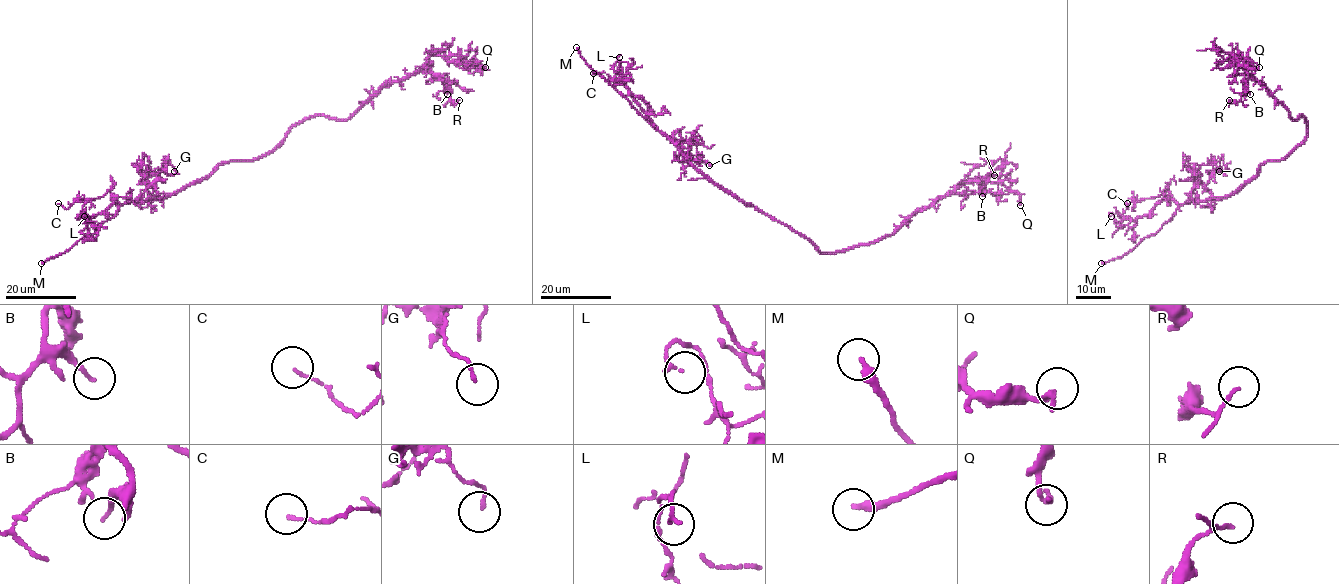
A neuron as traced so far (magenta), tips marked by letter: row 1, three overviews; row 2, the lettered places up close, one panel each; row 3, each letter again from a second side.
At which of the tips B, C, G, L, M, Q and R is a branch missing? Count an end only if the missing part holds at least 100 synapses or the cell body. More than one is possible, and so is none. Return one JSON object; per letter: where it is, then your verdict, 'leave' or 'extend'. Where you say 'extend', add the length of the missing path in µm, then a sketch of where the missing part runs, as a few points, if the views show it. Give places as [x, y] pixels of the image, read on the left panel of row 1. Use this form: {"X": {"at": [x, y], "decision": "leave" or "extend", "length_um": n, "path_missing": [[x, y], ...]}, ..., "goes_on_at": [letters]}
{"B": {"at": [447, 94], "decision": "leave"}, "C": {"at": [58, 203], "decision": "leave"}, "G": {"at": [174, 171], "decision": "leave"}, "L": {"at": [84, 216], "decision": "leave"}, "M": {"at": [41, 263], "decision": "extend", "length_um": 45}, "Q": {"at": [485, 67], "decision": "leave"}, "R": {"at": [459, 100], "decision": "leave"}, "goes_on_at": ["M"]}

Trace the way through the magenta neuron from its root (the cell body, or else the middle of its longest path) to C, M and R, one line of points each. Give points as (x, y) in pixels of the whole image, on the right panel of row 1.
C: (1284, 158), (1264, 163), (1238, 191), (1222, 197), (1180, 204), (1165, 190), (1126, 208), (1127, 203)
M: (1284, 158), (1264, 163), (1236, 192), (1183, 203), (1154, 234), (1145, 237), (1122, 256), (1101, 263)
R: (1284, 158), (1305, 138), (1306, 119), (1302, 116), (1293, 119), (1247, 70), (1240, 99), (1231, 104), (1229, 100)

